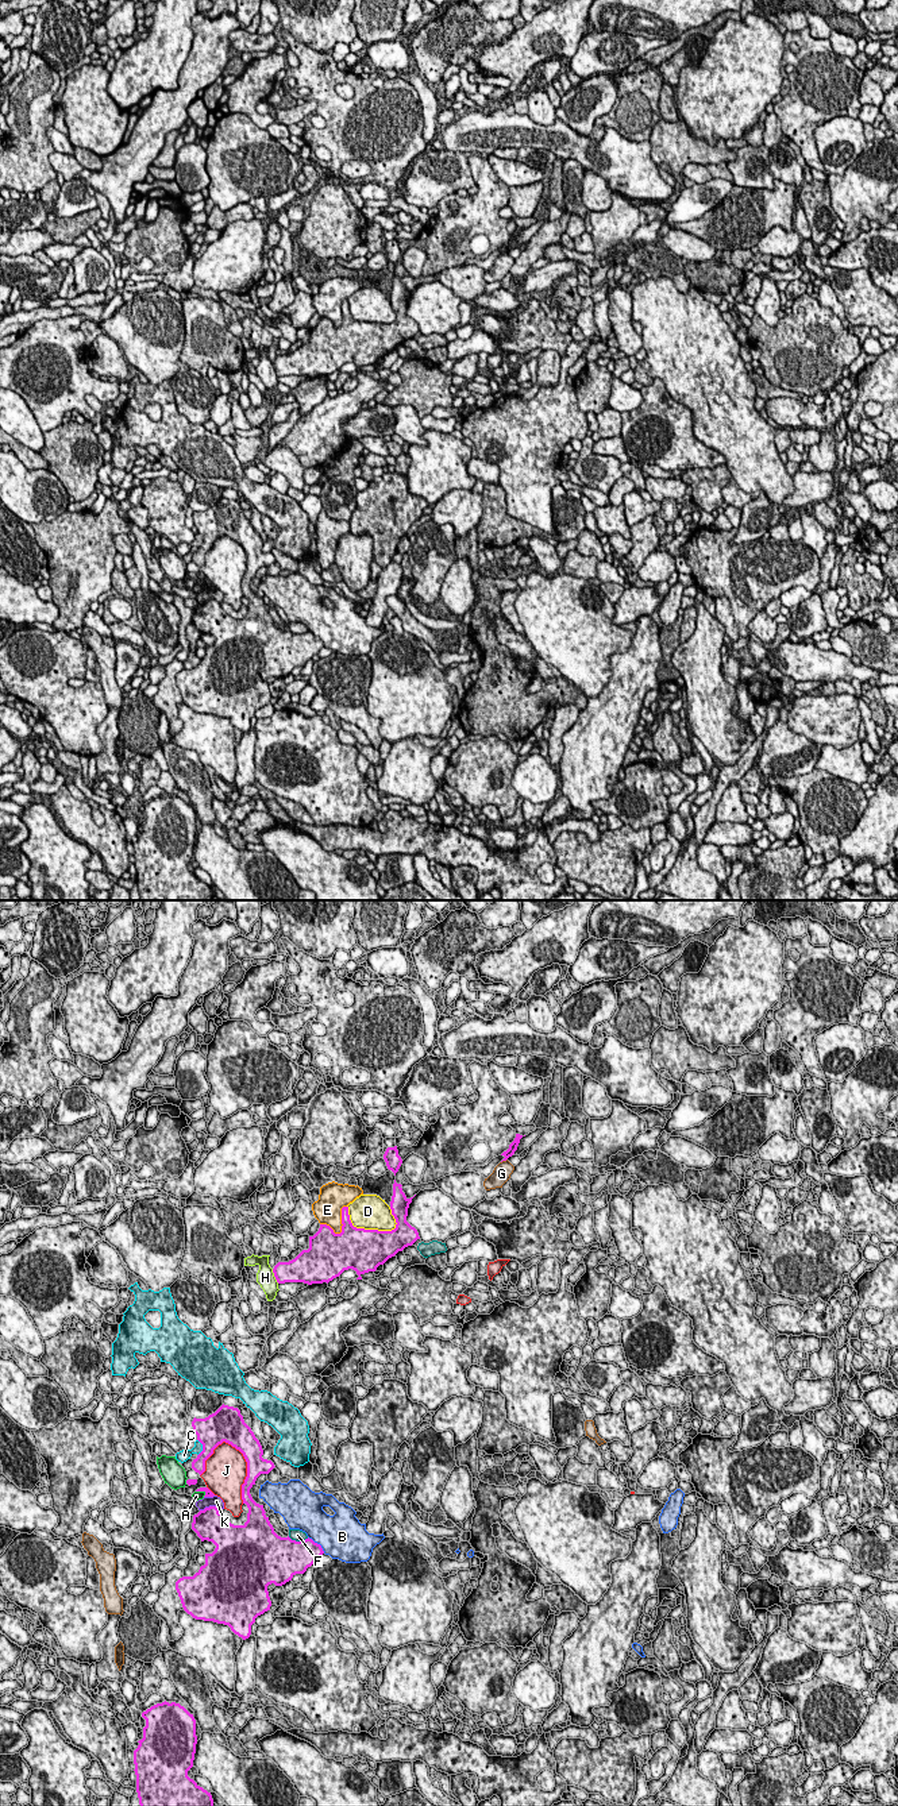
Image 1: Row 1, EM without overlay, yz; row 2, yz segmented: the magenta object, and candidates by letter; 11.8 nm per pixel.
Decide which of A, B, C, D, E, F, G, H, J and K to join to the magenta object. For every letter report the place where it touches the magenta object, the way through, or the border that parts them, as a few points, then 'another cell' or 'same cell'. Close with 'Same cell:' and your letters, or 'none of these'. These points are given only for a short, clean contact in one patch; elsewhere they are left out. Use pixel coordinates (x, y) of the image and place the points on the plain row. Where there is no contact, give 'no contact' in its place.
A: meets magenta in yz at (201, 583); another cell
B: meets magenta in yz at (316, 636); another cell
C: meets magenta in yz at (203, 540); another cell
D: meets magenta in yz at (363, 321); another cell
E: meets magenta in yz at (342, 321); another cell
F: meets magenta in yz at (300, 633); another cell
G: meets magenta in yz at (504, 253); another cell
H: meets magenta in yz at (274, 369); another cell
J: meets magenta in yz at (247, 562); another cell
K: meets magenta in yz at (209, 599); border along yz (219, 602), (205, 599), (200, 604); another cell
Same cell: none of these

